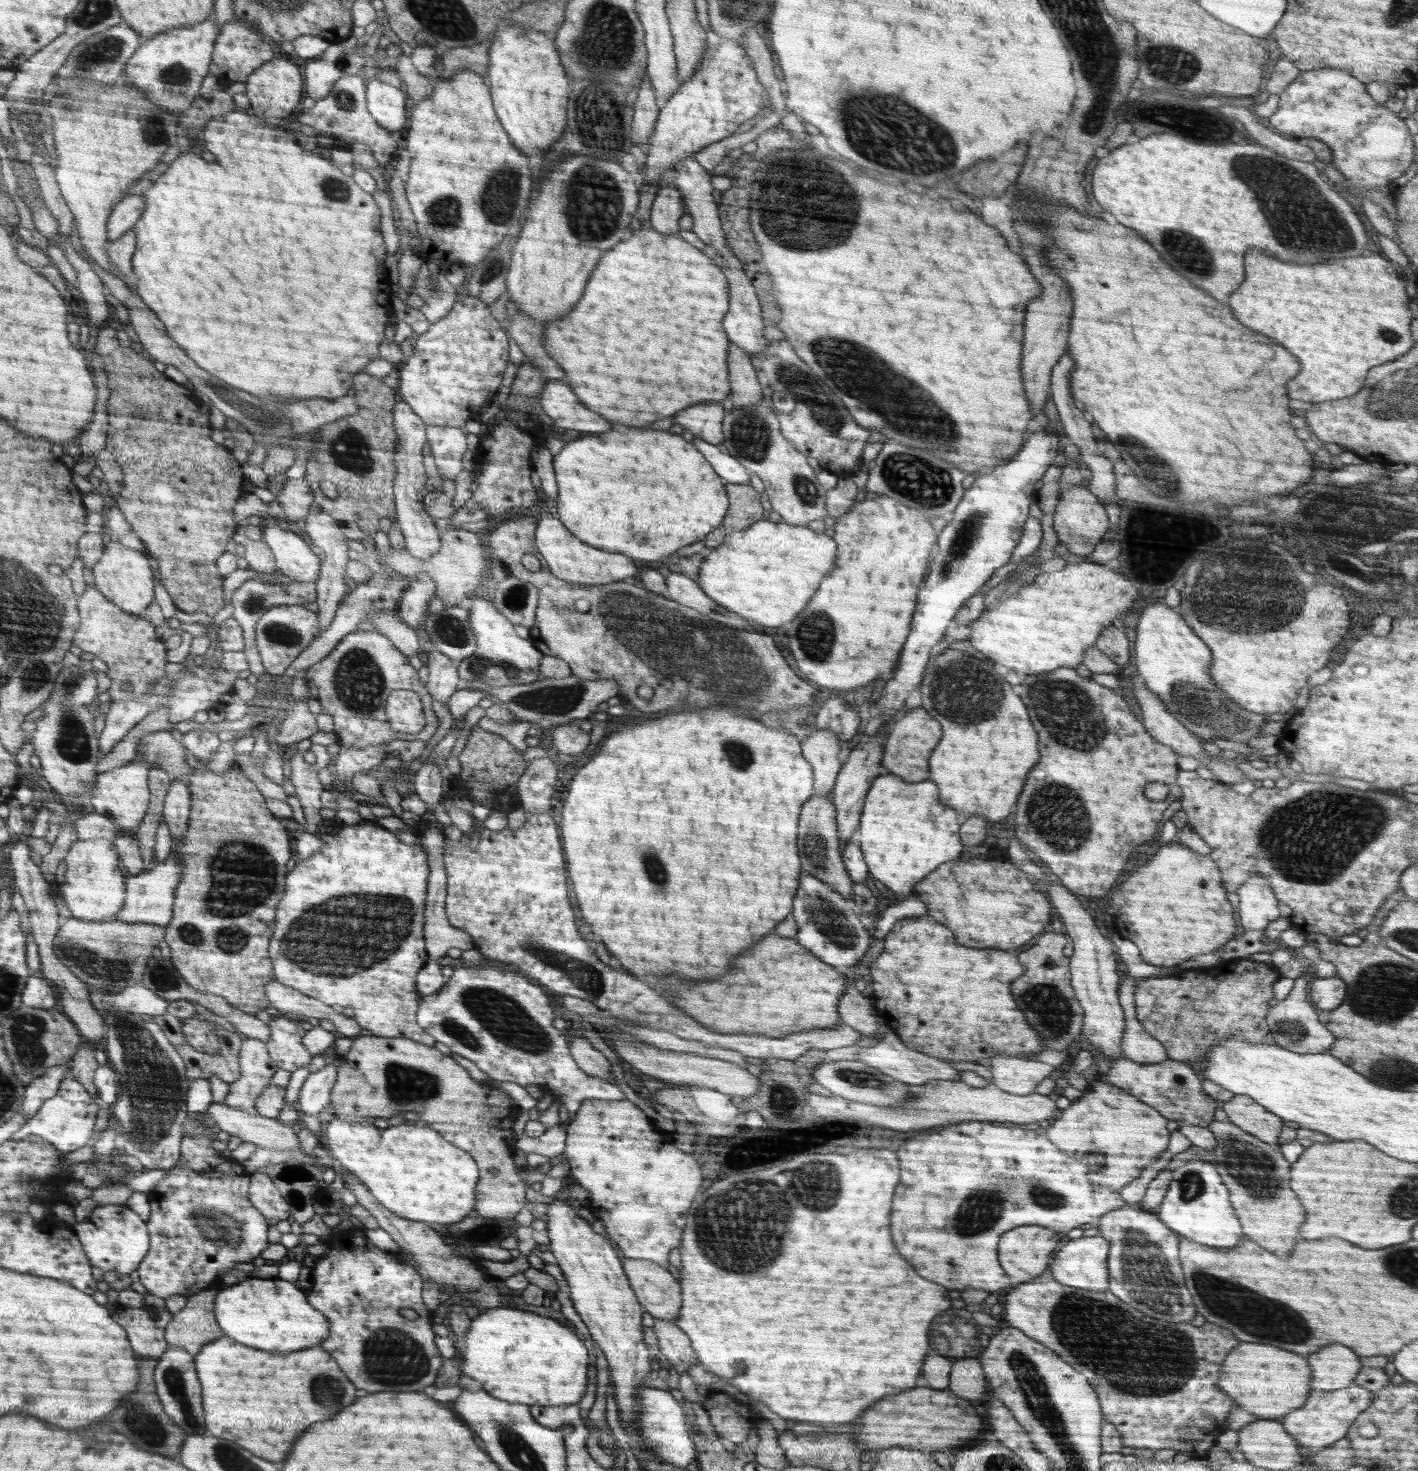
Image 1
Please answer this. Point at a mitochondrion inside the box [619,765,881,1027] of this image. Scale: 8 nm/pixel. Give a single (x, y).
(828, 919)

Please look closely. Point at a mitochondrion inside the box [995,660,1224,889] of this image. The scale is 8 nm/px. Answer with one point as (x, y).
(1057, 703)

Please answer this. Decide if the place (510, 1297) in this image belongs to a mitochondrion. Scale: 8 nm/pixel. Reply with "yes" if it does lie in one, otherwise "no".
no

